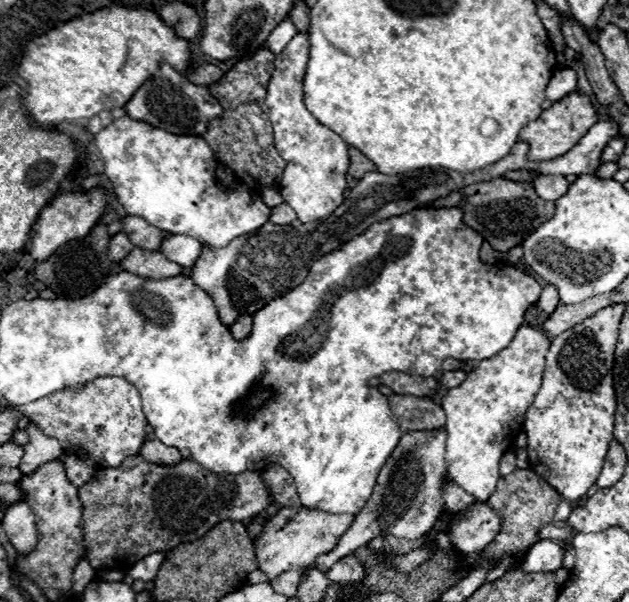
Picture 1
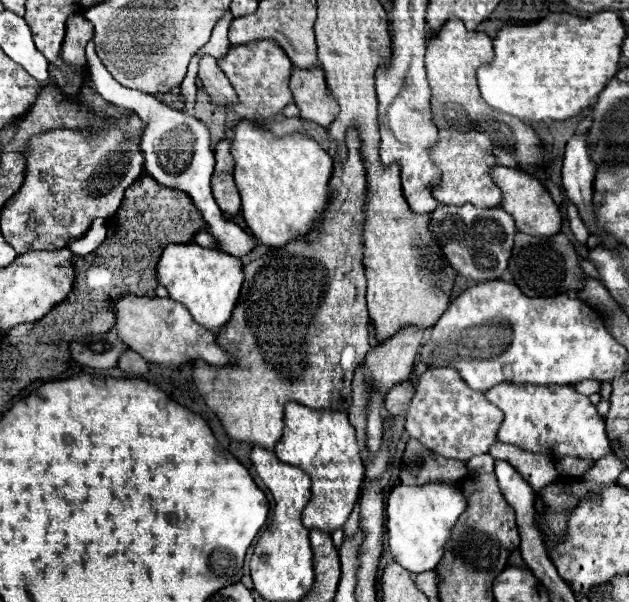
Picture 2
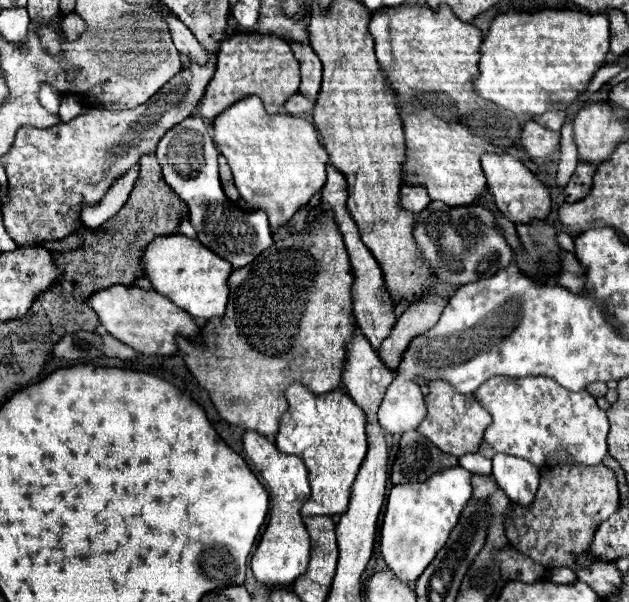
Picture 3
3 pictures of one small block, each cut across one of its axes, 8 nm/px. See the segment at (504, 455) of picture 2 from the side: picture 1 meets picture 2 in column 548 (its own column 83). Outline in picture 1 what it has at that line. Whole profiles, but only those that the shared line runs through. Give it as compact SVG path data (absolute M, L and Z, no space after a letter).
M64 454L60 460L64 462L66 474L68 474L68 478L70 478L70 482L74 486L86 484L86 480L90 480L94 476L94 472L96 472L94 462L90 462L88 458L78 458L74 454Z

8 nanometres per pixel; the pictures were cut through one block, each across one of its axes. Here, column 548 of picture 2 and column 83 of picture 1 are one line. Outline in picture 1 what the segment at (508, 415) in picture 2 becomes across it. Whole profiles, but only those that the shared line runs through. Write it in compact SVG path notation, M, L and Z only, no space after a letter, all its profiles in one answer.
M98 378L84 386L58 390L38 402L30 402L22 408L42 432L58 438L62 448L78 456L88 456L106 468L118 468L124 458L140 452L146 436L146 418L140 404L138 390L124 378Z

